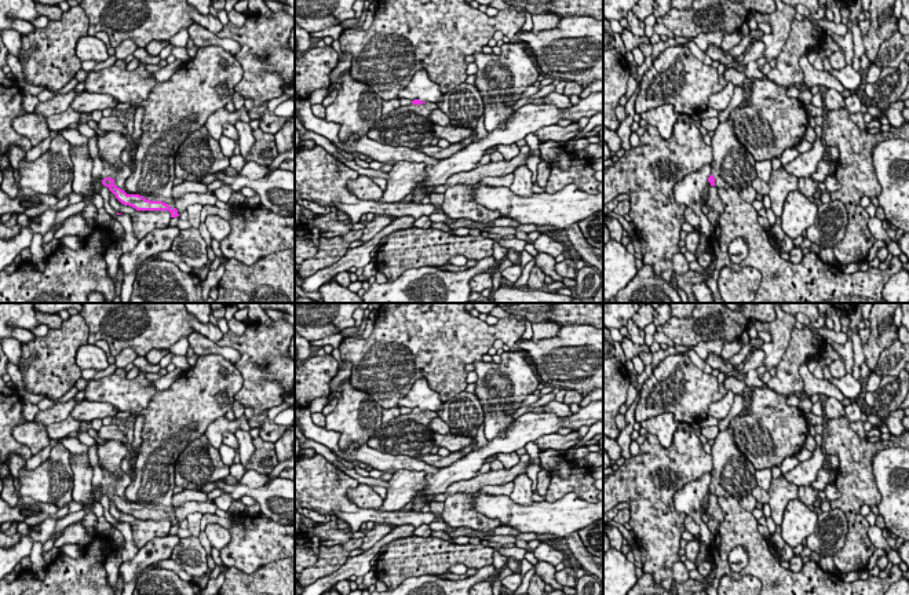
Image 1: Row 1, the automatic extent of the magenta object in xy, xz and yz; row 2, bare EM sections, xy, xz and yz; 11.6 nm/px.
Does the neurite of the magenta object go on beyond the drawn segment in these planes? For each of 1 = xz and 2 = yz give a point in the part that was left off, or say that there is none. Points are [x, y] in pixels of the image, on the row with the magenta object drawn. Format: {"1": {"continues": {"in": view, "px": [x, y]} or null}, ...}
{"1": {"continues": {"in": "xz", "px": [409, 126]}}, "2": {"continues": {"in": "yz", "px": [733, 167]}}}

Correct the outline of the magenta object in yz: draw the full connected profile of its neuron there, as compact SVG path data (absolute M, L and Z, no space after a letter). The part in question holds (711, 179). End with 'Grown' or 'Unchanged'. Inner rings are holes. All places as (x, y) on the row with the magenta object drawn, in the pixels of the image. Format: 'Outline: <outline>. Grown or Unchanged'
Outline: M727 118L719 123L711 138L712 163L708 182L716 189L734 189L741 191L758 178L755 158L738 142L734 121Z. Grown

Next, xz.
Outline: M412 101L408 106L382 114L366 134L368 138L384 145L426 147L434 138L434 123L430 113L438 109L437 102Z. Grown

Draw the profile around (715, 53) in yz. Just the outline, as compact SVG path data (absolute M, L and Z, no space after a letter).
M709 45L705 50L705 54L711 56L712 61L718 61L719 63L722 63L726 70L734 67L740 72L745 72L746 66L744 66L742 62L738 62L737 58L730 56L729 51L723 51L720 47Z

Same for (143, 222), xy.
M113 193L110 205L116 212L131 216L132 229L138 240L145 238L156 229L168 227L171 222L169 211L136 211L129 205L121 204Z

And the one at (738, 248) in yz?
M737 237L729 245L730 260L740 264L748 256L748 244L745 238Z

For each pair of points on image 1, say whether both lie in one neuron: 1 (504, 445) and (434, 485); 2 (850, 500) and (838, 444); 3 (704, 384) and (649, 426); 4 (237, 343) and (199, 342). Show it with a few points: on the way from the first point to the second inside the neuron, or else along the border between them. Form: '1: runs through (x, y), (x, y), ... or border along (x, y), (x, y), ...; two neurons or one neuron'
1: runs through (486, 451), (466, 468), (452, 474); one neuron
2: runs through (850, 486), (850, 457); one neuron
3: border along (678, 422), (671, 413), (663, 412), (641, 423); two neurons
4: border along (216, 342), (233, 347), (240, 358); two neurons

